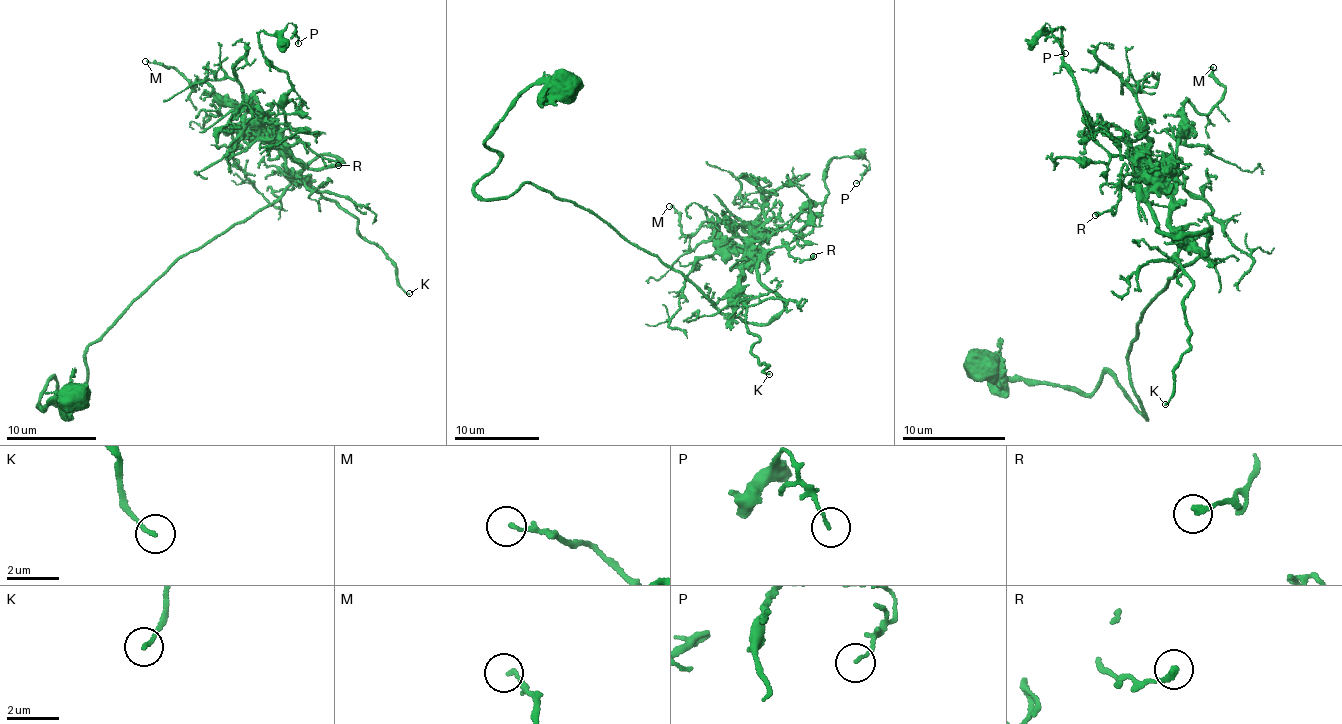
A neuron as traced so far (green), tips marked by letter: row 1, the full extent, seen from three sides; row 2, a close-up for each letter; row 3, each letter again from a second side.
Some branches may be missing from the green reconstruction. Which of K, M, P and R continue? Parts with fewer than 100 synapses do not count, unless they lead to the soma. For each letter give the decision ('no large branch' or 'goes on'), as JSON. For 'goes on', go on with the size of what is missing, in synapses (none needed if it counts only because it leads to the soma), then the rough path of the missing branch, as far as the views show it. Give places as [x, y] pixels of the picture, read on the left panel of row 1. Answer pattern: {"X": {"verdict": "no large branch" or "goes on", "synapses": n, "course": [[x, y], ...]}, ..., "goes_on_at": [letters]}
{"K": {"verdict": "no large branch"}, "M": {"verdict": "no large branch"}, "P": {"verdict": "no large branch"}, "R": {"verdict": "no large branch"}, "goes_on_at": []}

